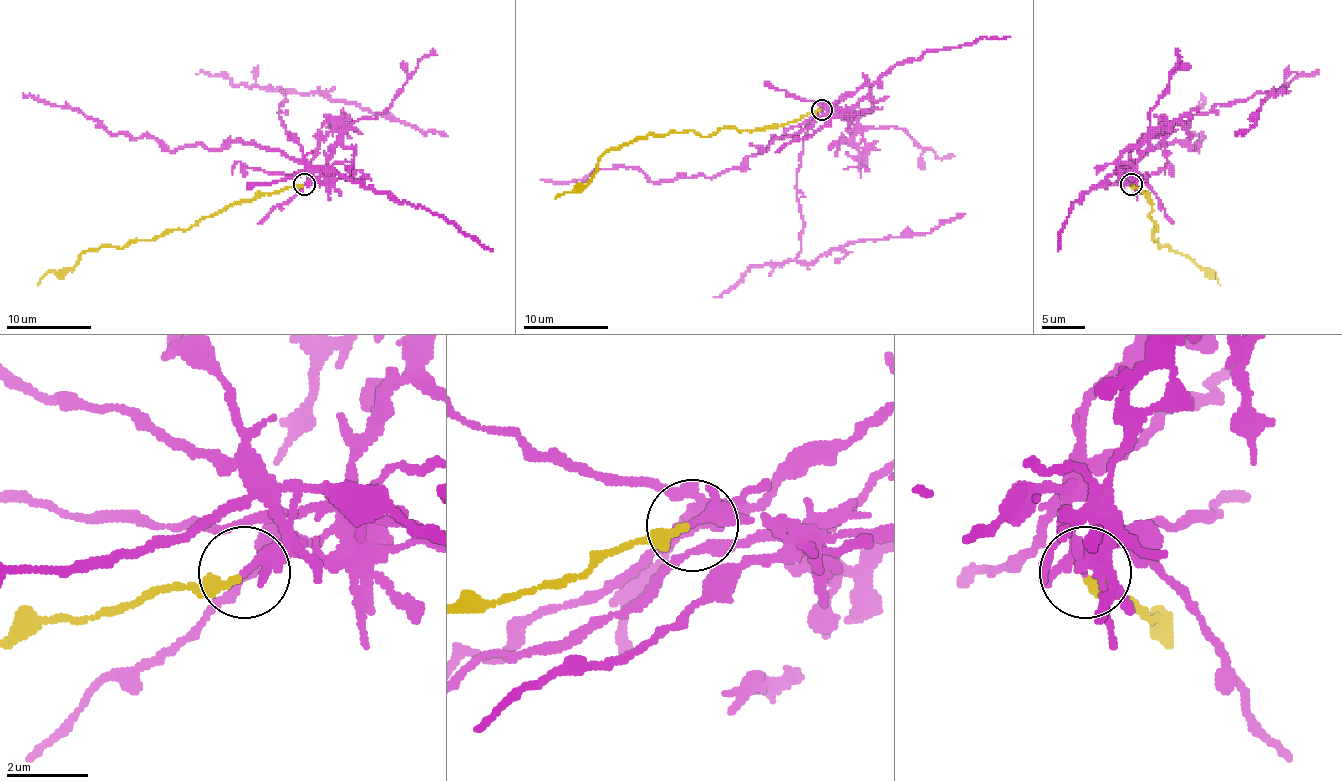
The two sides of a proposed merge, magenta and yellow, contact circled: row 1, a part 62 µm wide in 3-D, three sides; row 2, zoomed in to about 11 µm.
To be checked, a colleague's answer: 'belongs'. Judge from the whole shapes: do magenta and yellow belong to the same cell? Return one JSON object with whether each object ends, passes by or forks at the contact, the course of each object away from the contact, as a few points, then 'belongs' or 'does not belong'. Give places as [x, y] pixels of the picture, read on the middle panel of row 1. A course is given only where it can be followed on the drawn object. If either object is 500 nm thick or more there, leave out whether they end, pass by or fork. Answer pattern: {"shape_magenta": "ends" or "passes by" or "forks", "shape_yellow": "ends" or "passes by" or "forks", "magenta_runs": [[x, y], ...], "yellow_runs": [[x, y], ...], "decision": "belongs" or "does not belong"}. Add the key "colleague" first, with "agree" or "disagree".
{"colleague": "disagree", "shape_magenta": "passes by", "shape_yellow": "ends", "magenta_runs": [[822, 109], [828, 107], [807, 128], [796, 173], [799, 260], [813, 263], [863, 239], [922, 235], [965, 213]], "yellow_runs": [[820, 109], [752, 130], [722, 128], [705, 137], [685, 130], [647, 135], [611, 147], [585, 186], [555, 199]], "decision": "does not belong"}

